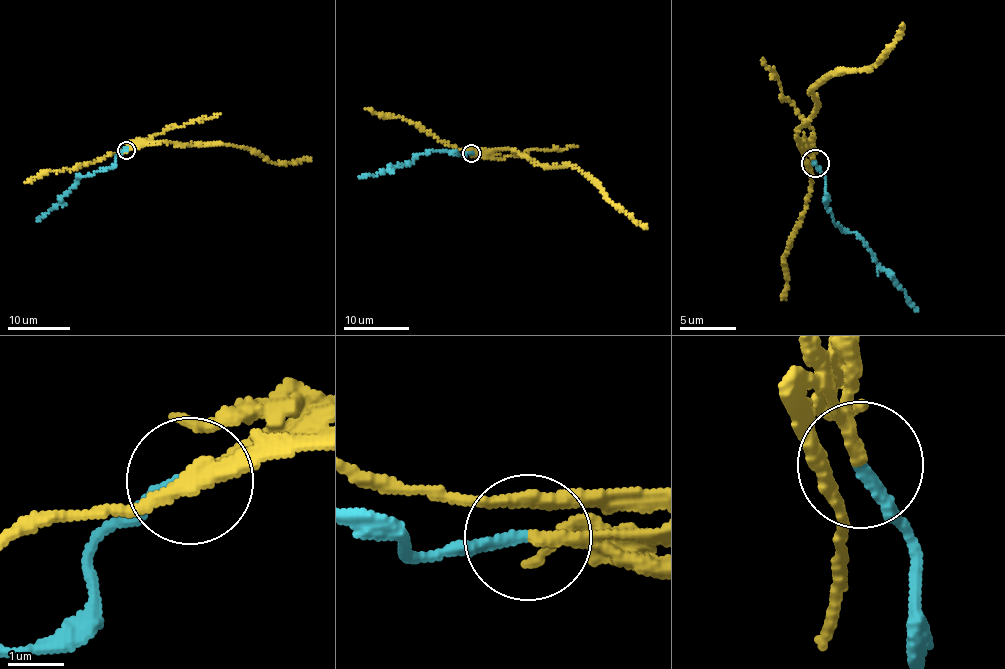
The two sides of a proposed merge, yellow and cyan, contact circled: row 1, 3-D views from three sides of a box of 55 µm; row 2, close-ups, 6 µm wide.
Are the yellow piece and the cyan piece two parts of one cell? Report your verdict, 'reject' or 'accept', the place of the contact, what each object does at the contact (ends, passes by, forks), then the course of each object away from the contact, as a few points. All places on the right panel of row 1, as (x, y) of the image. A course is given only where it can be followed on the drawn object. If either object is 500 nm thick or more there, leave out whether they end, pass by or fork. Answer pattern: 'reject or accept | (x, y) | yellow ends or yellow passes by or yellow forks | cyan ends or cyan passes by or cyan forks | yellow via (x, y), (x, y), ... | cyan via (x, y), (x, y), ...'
reject | (815, 163) | yellow ends | cyan ends | yellow via (815, 164), (796, 128), (817, 106), (811, 86), (841, 68), (856, 72), (877, 62), (889, 50), (902, 23) | cyan via (815, 164), (825, 178), (826, 205), (841, 230), (854, 232), (918, 311)

